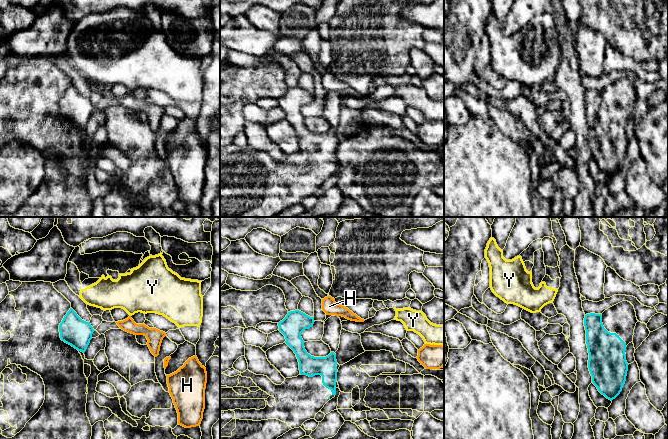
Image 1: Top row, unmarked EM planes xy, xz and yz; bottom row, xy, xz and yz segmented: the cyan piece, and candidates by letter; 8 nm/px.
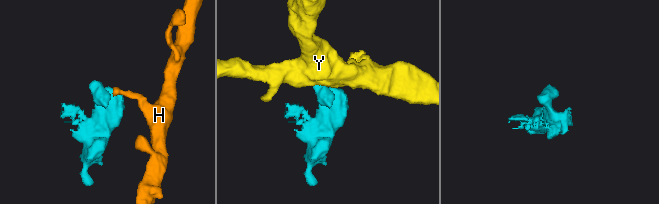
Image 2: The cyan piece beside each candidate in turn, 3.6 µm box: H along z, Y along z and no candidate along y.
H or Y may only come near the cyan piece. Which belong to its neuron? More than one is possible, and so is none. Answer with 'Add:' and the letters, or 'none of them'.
Add: none of them

